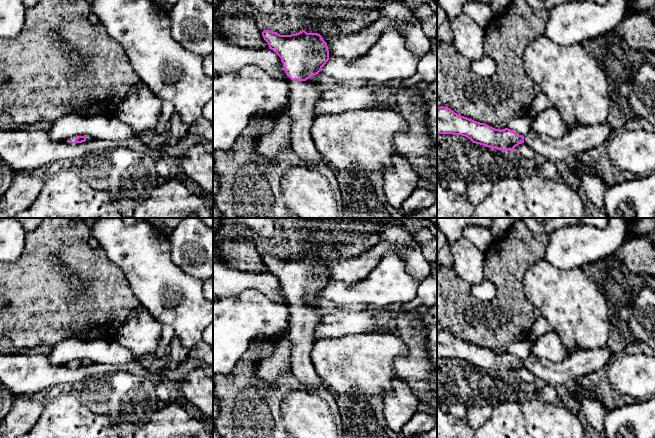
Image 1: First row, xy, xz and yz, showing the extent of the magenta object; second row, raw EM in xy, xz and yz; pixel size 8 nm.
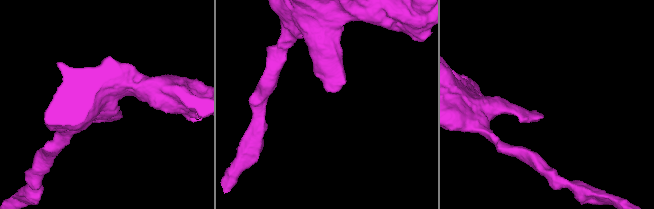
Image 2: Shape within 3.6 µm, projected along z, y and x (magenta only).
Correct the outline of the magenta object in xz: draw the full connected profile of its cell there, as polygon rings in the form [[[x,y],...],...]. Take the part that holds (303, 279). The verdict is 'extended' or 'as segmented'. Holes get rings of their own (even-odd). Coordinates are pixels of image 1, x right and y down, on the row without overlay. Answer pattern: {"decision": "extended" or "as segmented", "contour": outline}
{"decision": "extended", "contour": [[[302,254],[291,259],[262,256],[269,273],[277,277],[292,304],[289,335],[292,344],[291,372],[307,389],[328,388],[317,375],[310,354],[317,340],[315,329],[323,312],[306,304],[318,298],[329,284],[327,267],[318,257]]]}

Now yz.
{"decision": "extended", "contour": [[[437,331],[437,358],[462,359],[473,367],[502,375],[512,375],[525,367],[536,378],[551,386],[570,385],[572,381],[608,365],[615,354],[607,347],[579,350],[560,363],[540,359],[531,354],[522,360],[505,352],[495,353],[455,337],[448,331]]]}

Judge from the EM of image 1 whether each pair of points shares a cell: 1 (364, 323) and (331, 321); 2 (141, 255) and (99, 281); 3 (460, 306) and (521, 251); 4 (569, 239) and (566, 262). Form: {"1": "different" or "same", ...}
{"1": "same", "2": "different", "3": "same", "4": "same"}

